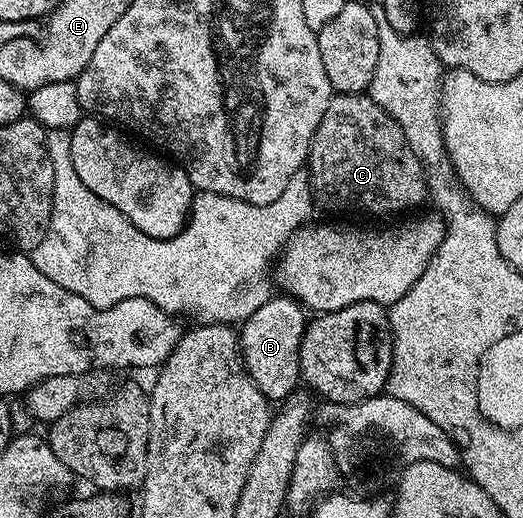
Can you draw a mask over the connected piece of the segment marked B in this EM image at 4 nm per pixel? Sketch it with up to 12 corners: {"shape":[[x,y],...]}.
{"shape":[[271,296],[241,322],[246,372],[271,403],[299,388],[307,310]]}

